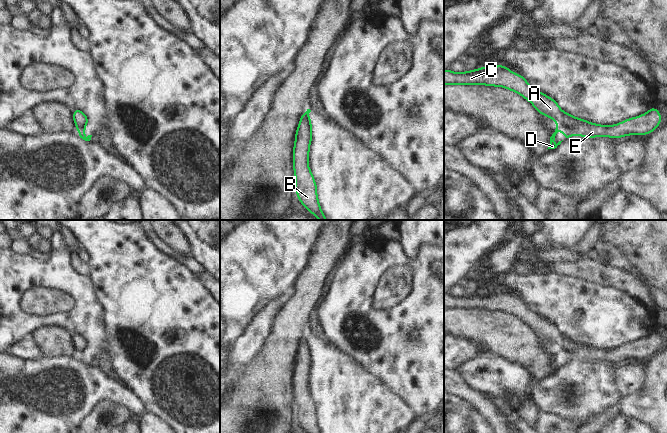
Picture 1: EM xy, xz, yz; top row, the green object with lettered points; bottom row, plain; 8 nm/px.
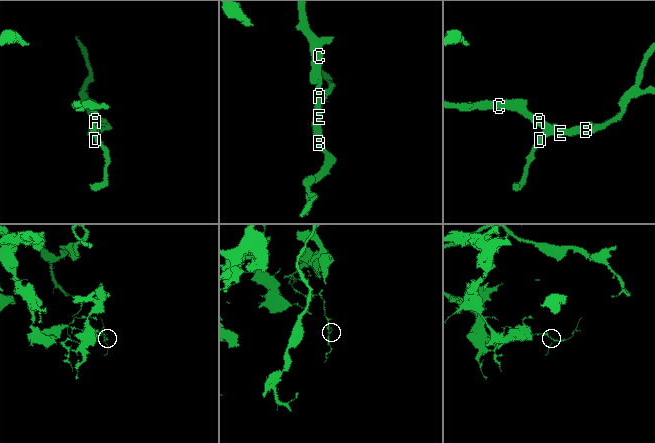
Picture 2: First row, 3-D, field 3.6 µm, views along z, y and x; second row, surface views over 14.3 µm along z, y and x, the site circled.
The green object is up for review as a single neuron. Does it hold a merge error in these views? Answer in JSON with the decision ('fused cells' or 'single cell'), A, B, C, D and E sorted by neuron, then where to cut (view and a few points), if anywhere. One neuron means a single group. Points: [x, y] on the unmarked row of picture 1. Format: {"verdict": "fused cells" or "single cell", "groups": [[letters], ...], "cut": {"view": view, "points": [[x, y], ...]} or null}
{"verdict": "fused cells", "groups": [["A", "B", "C", "E"], ["D"]], "cut": {"view": "xz", "points": [[305, 336], [311, 362]]}}

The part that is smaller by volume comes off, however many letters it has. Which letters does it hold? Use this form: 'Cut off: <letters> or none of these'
Cut off: D.

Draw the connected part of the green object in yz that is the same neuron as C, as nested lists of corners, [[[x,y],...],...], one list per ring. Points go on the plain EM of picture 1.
[[[482,290],[463,297],[444,294],[444,309],[487,309],[504,311],[528,324],[539,338],[553,343],[557,349],[569,350],[574,358],[594,363],[596,360],[620,362],[627,359],[647,359],[661,347],[661,337],[656,331],[637,341],[611,350],[583,346],[564,338],[558,327],[544,317],[531,311],[523,299],[511,296],[507,290]]]

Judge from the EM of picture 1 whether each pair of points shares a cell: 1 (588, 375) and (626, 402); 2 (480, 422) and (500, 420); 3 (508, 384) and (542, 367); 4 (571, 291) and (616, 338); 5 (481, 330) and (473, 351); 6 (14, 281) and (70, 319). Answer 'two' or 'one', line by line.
1: two
2: two
3: two
4: one
5: two
6: one

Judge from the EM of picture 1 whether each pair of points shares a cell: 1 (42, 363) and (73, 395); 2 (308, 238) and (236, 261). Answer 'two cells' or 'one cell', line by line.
1: one cell
2: one cell

